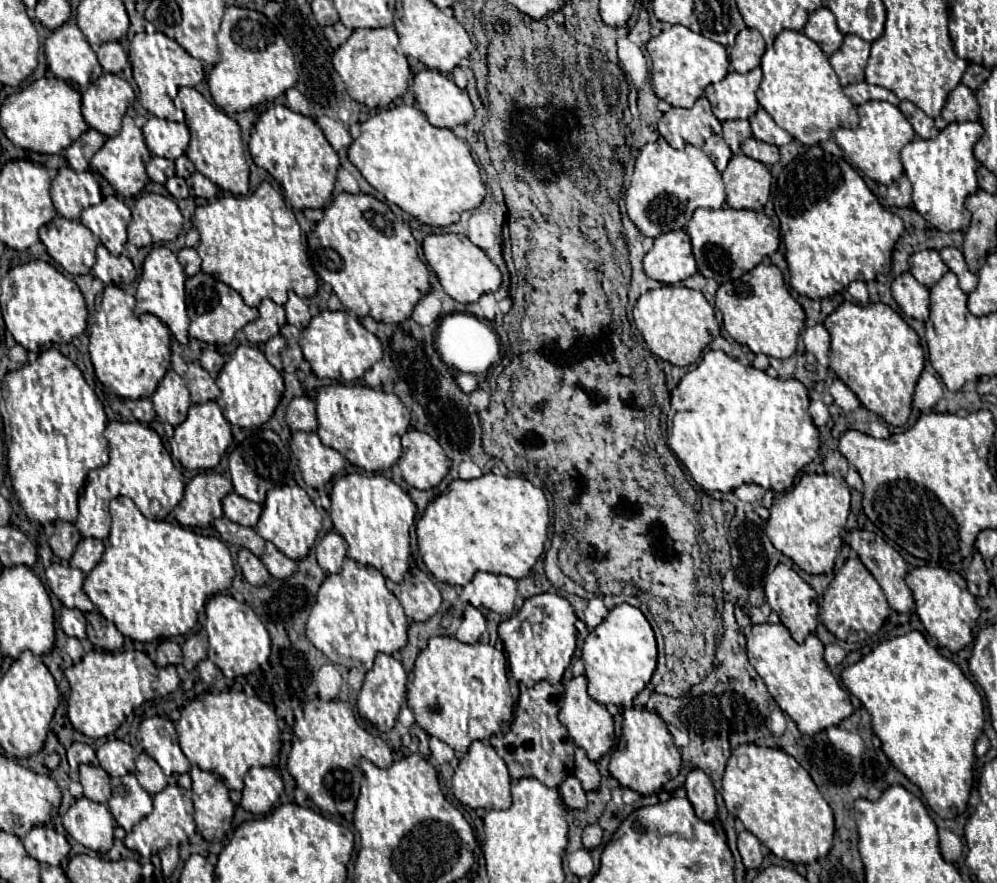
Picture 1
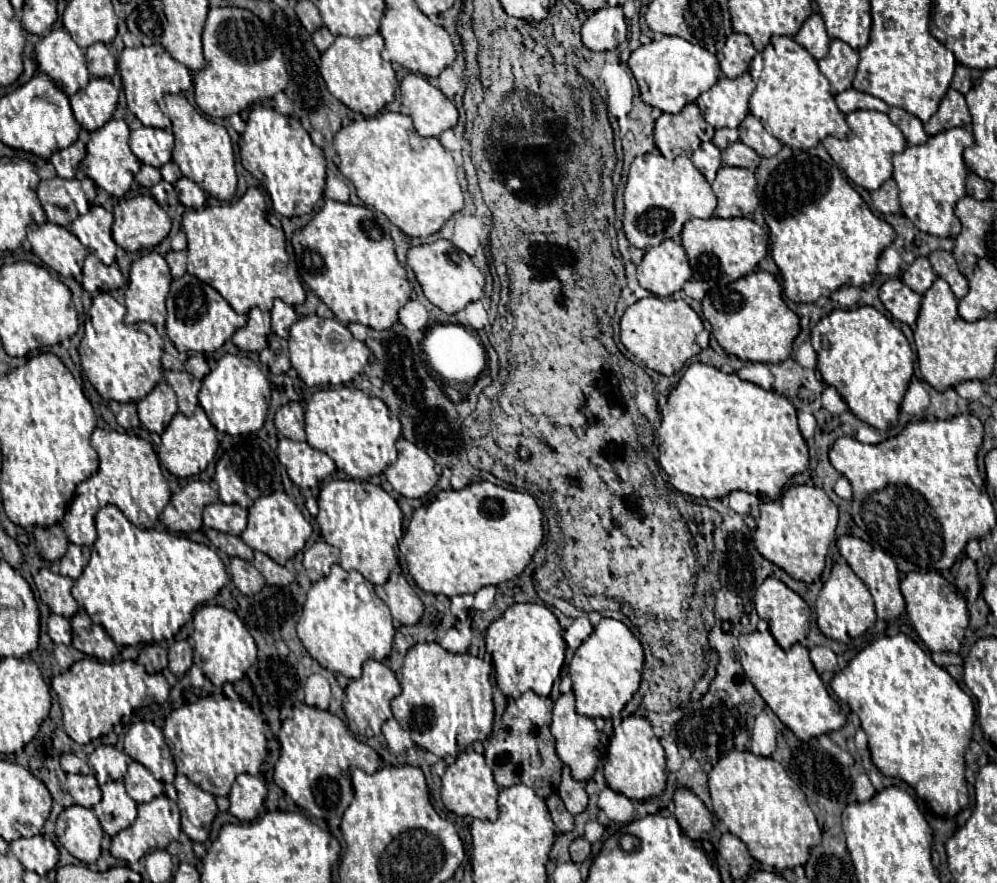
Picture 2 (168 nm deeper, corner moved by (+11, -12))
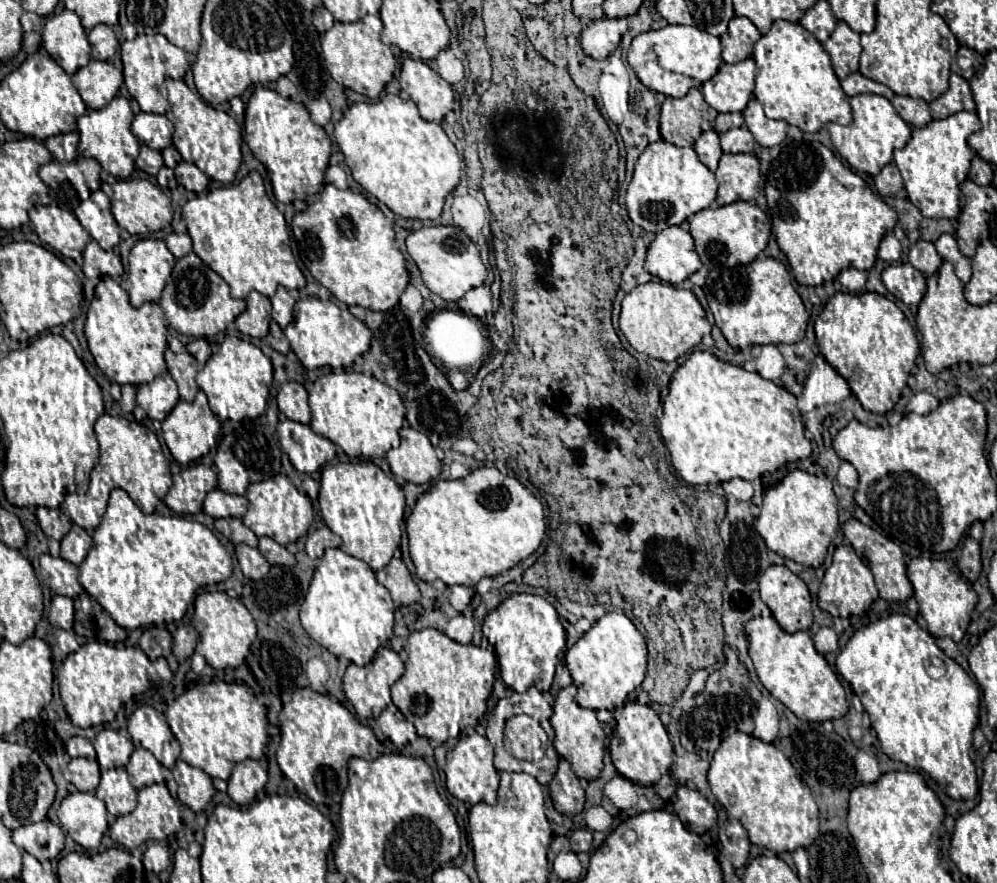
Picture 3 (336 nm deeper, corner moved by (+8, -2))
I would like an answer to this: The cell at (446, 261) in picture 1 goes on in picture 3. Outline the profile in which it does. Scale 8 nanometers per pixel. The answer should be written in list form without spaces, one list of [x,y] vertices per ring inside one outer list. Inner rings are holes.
[[[423,226],[415,232],[411,232],[405,238],[407,244],[407,252],[409,256],[415,260],[421,278],[425,282],[425,286],[437,294],[439,298],[447,300],[447,302],[455,302],[459,298],[463,298],[465,292],[469,292],[471,288],[483,286],[485,276],[487,276],[487,268],[479,256],[477,246],[469,240],[469,236],[455,226]]]

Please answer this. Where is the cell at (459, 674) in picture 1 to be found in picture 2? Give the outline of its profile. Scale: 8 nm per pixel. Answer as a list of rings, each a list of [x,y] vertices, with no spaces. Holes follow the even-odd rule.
[[[438,642],[416,644],[408,650],[402,668],[402,694],[392,700],[392,714],[404,726],[404,730],[412,736],[414,744],[420,748],[440,756],[446,764],[456,760],[456,754],[468,750],[476,740],[484,740],[490,736],[494,721],[493,687],[490,675],[492,664],[472,654],[452,654],[444,650]]]

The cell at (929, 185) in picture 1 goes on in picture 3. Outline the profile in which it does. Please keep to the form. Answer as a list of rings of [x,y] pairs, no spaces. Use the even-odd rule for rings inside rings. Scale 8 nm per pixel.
[[[957,112],[943,120],[931,120],[923,128],[915,128],[905,148],[895,150],[895,164],[901,170],[909,200],[927,218],[957,218],[961,212],[959,184],[967,178],[975,152],[967,144],[967,136],[981,128],[975,112]]]

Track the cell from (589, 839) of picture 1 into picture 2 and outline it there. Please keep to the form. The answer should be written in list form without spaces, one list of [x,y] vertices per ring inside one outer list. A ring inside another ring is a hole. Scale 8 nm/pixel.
[[[576,838],[570,844],[570,856],[572,856],[572,862],[576,862],[576,864],[584,862],[590,856],[590,842],[584,838]]]

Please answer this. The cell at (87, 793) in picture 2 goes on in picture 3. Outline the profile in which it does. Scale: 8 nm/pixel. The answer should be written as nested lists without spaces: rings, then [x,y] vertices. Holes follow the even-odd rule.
[[[73,758],[67,766],[71,770],[71,784],[81,792],[93,792],[99,786],[99,764],[83,758]]]

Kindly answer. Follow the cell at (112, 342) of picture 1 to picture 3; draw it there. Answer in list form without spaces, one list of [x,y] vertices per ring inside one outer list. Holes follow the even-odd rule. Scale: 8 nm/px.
[[[105,276],[97,288],[87,312],[85,336],[89,350],[97,366],[105,376],[117,384],[147,384],[167,370],[163,352],[167,348],[167,322],[163,310],[155,302],[147,302],[141,308],[129,304],[127,292],[109,276]]]

